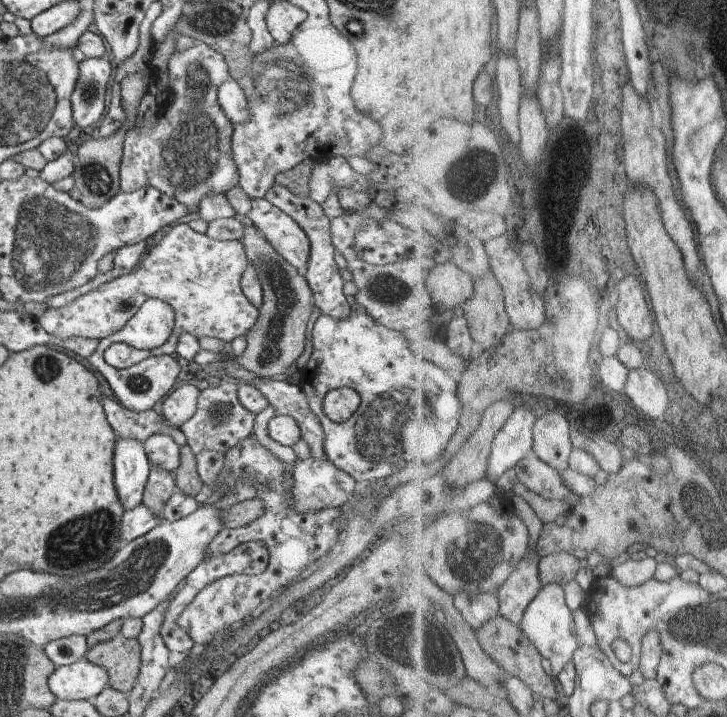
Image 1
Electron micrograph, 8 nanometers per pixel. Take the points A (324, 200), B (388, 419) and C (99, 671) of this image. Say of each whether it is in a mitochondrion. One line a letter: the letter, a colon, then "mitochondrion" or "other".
A: other
B: mitochondrion
C: other

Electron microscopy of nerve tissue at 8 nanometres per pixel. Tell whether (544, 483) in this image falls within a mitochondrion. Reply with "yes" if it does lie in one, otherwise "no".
no

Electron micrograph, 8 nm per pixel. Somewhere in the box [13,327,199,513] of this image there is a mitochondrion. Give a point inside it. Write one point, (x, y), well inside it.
(46, 368)

